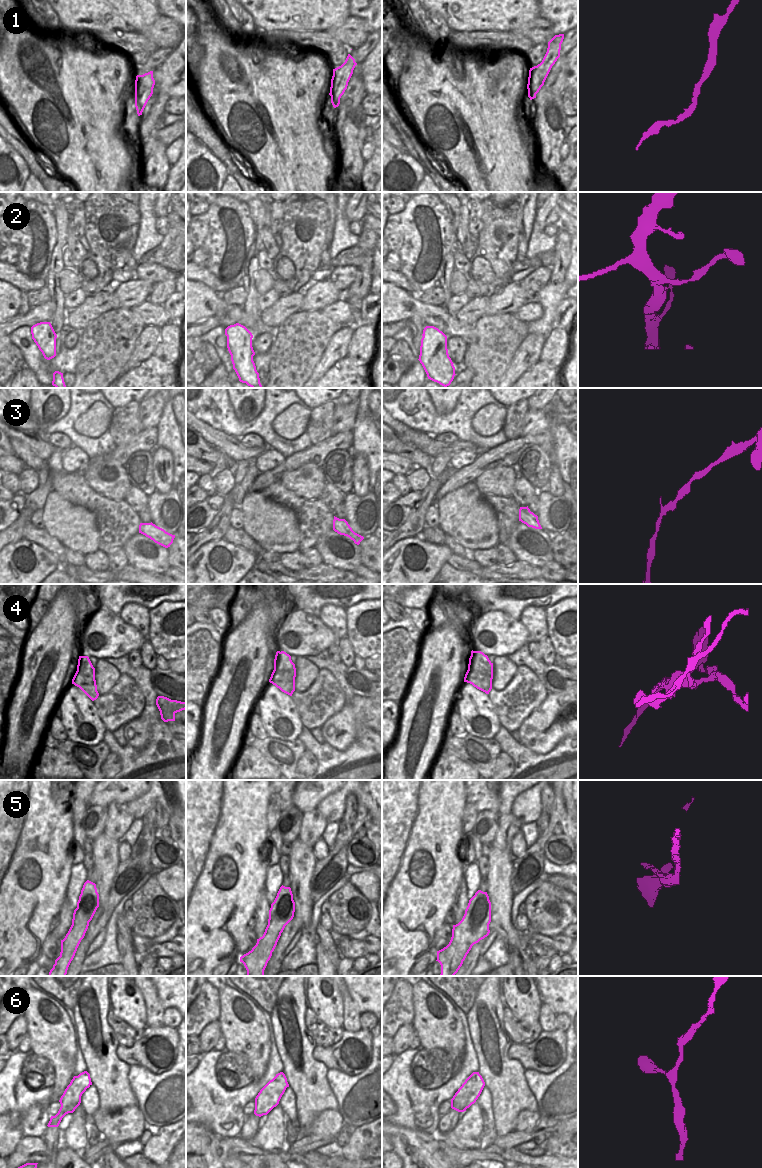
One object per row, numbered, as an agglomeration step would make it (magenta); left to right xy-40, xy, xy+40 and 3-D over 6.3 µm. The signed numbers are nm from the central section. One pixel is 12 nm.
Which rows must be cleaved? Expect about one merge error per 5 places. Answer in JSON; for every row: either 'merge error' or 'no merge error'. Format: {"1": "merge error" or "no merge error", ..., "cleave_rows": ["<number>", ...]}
{"1": "no merge error", "2": "no merge error", "3": "no merge error", "4": "merge error", "5": "merge error", "6": "no merge error", "cleave_rows": ["4", "5"]}

